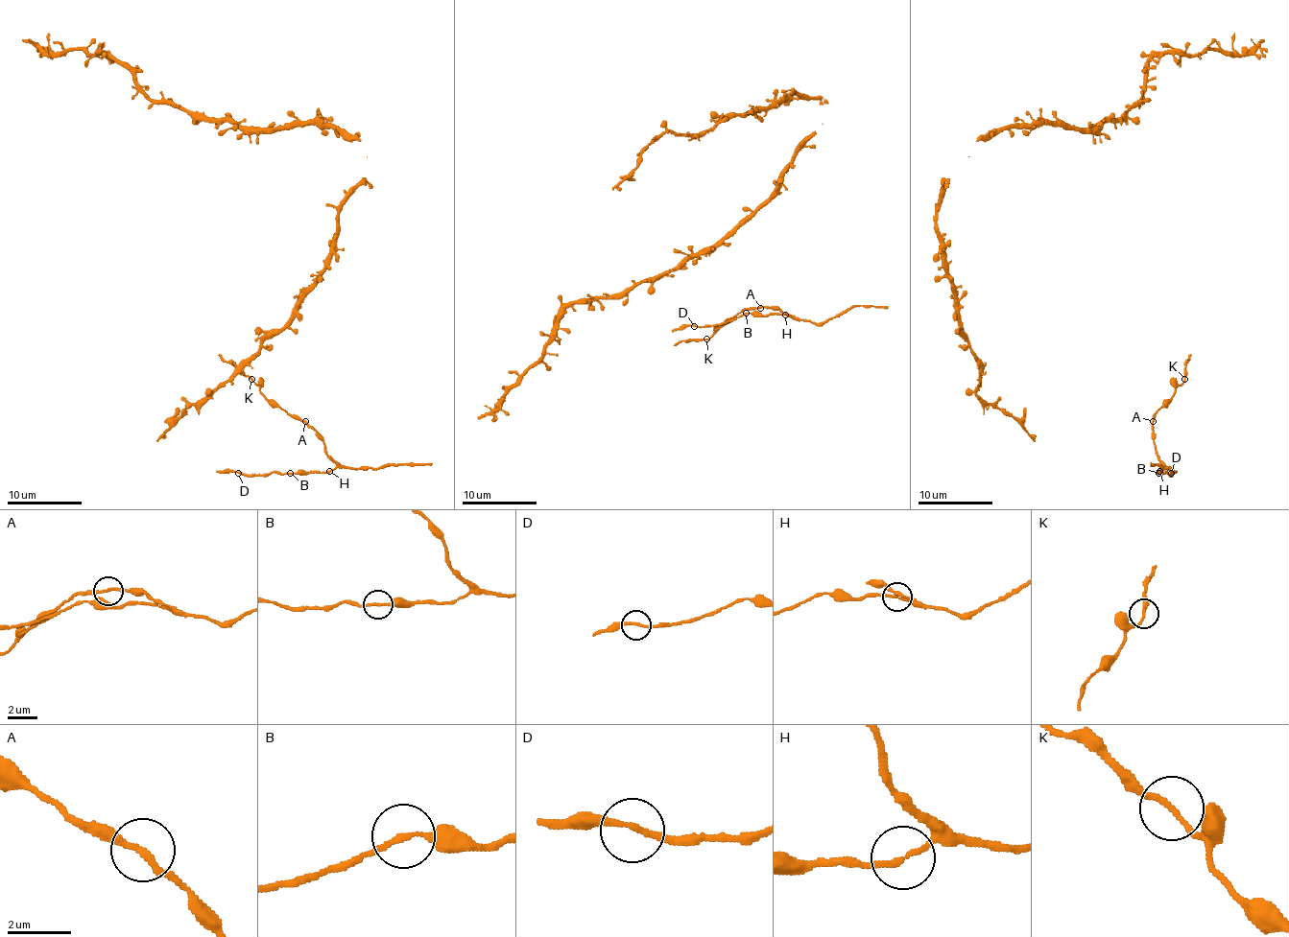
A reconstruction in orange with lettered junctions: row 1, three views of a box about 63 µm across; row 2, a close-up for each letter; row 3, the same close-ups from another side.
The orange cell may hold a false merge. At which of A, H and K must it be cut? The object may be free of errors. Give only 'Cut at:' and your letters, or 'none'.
Cut at: none

